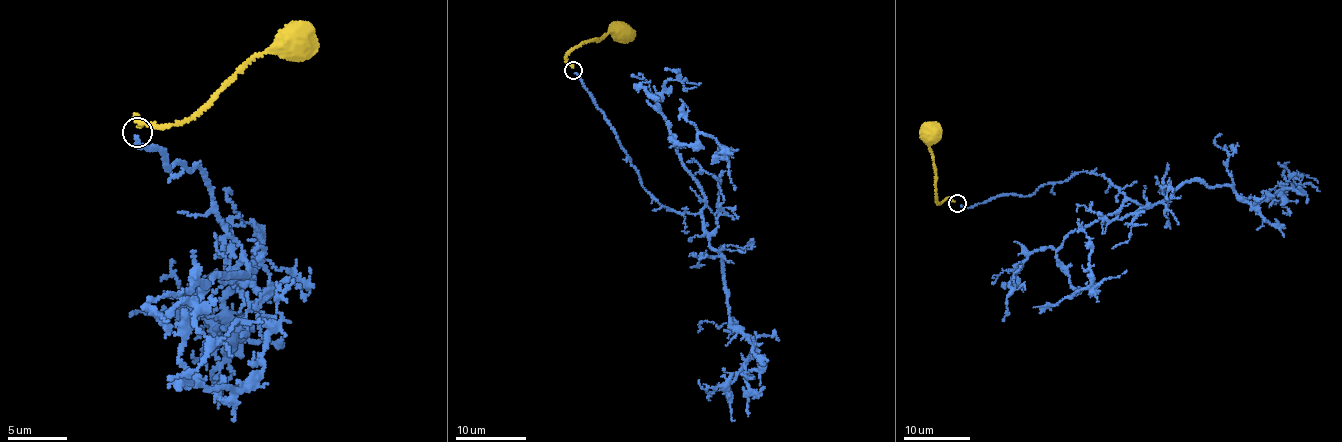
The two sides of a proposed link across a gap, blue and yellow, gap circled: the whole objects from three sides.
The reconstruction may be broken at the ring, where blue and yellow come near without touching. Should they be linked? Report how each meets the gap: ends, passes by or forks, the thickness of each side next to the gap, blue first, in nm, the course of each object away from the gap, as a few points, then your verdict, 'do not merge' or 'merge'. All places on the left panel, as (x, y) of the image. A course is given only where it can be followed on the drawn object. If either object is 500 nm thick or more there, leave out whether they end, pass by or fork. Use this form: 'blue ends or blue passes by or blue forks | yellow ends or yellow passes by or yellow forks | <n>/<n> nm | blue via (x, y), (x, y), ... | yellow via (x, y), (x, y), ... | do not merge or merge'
blue ends | yellow ends | 180/200 nm | blue via (135, 136), (167, 170), (196, 166), (245, 264), (203, 295), (179, 357), (191, 376), (242, 390), (293, 280) | yellow via (140, 127), (137, 116), (153, 126), (174, 124), (192, 115), (266, 53), (299, 57), (316, 39) | merge

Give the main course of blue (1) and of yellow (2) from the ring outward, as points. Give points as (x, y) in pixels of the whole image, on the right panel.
1: (961, 205), (1029, 196), (1080, 172), (1122, 192), (1124, 204), (1056, 251), (1070, 297), (1092, 276), (1078, 219)
2: (955, 201), (947, 198), (938, 203), (936, 199), (936, 169), (929, 145), (935, 139), (934, 127)

